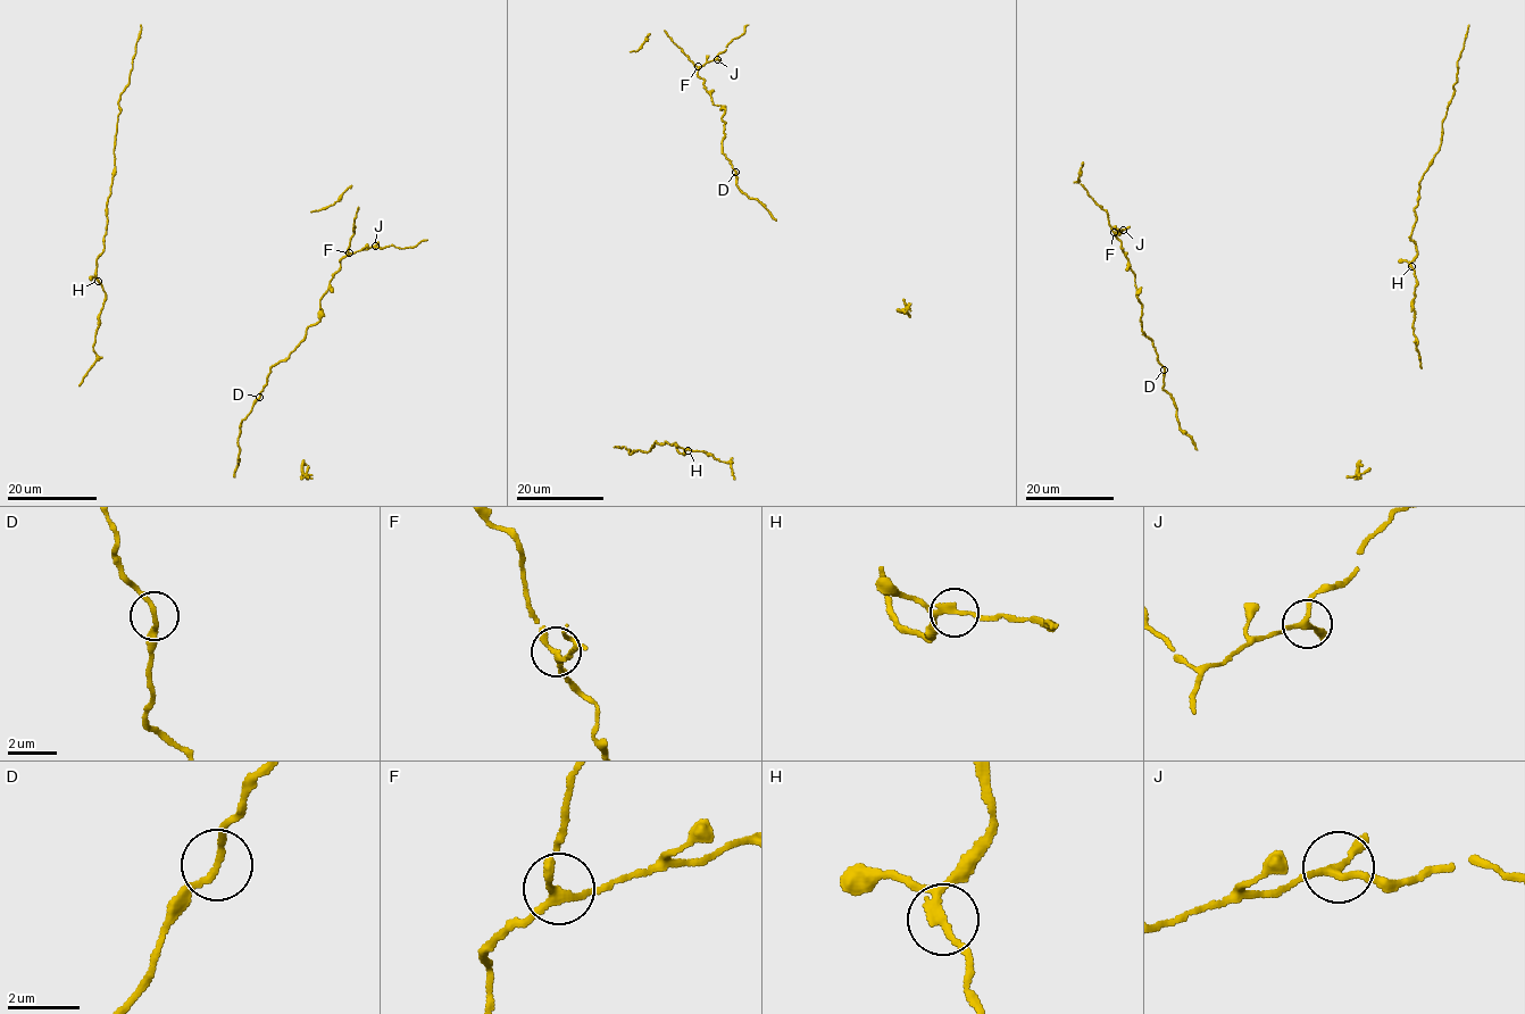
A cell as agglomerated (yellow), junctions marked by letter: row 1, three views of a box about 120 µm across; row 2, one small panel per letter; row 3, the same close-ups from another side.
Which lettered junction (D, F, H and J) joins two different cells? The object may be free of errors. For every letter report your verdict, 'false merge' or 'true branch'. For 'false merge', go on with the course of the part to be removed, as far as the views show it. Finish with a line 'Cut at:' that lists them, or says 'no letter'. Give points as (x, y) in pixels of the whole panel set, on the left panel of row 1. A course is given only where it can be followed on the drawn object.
D: true branch
F: true branch
H: true branch
J: true branch
Cut at: no letter

